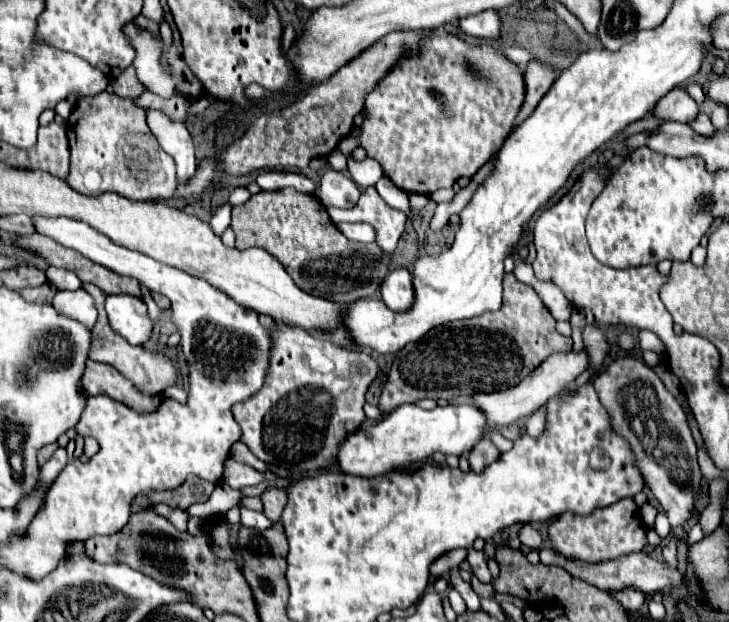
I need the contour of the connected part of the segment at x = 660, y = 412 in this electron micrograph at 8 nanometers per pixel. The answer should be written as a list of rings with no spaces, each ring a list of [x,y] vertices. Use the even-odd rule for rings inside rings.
[[[632,355],[618,357],[598,373],[594,377],[594,389],[602,405],[610,411],[614,429],[630,441],[648,489],[664,507],[670,525],[684,525],[692,517],[696,501],[700,499],[702,471],[696,459],[696,441],[680,403],[666,389],[660,377],[644,361]]]

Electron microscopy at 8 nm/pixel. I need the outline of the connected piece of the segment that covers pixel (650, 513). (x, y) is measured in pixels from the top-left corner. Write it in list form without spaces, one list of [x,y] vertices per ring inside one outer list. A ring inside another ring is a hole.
[[[644,503],[644,505],[640,507],[640,511],[642,511],[642,521],[646,523],[646,527],[652,529],[652,527],[654,527],[654,519],[656,519],[656,515],[658,515],[658,509],[656,509],[654,505],[650,505],[650,503]]]

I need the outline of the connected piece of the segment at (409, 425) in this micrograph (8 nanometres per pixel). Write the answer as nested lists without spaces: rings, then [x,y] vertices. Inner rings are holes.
[[[400,405],[376,423],[362,425],[350,433],[336,453],[336,465],[342,473],[352,477],[372,479],[384,475],[394,467],[420,465],[436,451],[444,455],[468,453],[486,435],[486,419],[472,405],[446,405],[424,411],[416,405]]]

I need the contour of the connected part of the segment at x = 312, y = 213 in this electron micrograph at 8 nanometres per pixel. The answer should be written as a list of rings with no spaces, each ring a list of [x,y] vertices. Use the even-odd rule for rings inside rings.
[[[294,189],[260,191],[256,199],[250,197],[248,203],[232,207],[232,229],[238,249],[262,247],[270,251],[286,265],[286,271],[302,291],[342,305],[376,295],[390,273],[392,255],[386,255],[378,243],[360,243],[344,237],[320,201]]]

